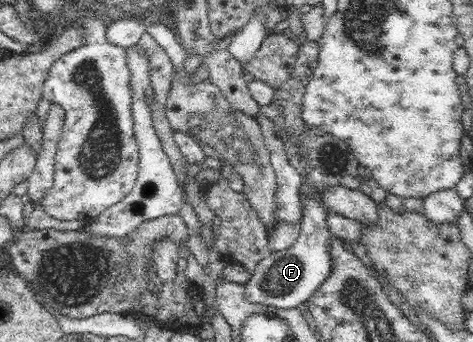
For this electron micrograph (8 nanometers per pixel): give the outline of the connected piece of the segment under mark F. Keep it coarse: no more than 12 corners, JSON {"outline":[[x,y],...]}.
{"outline":[[301,193],[294,246],[262,260],[246,299],[296,308],[333,270],[329,212]]}

